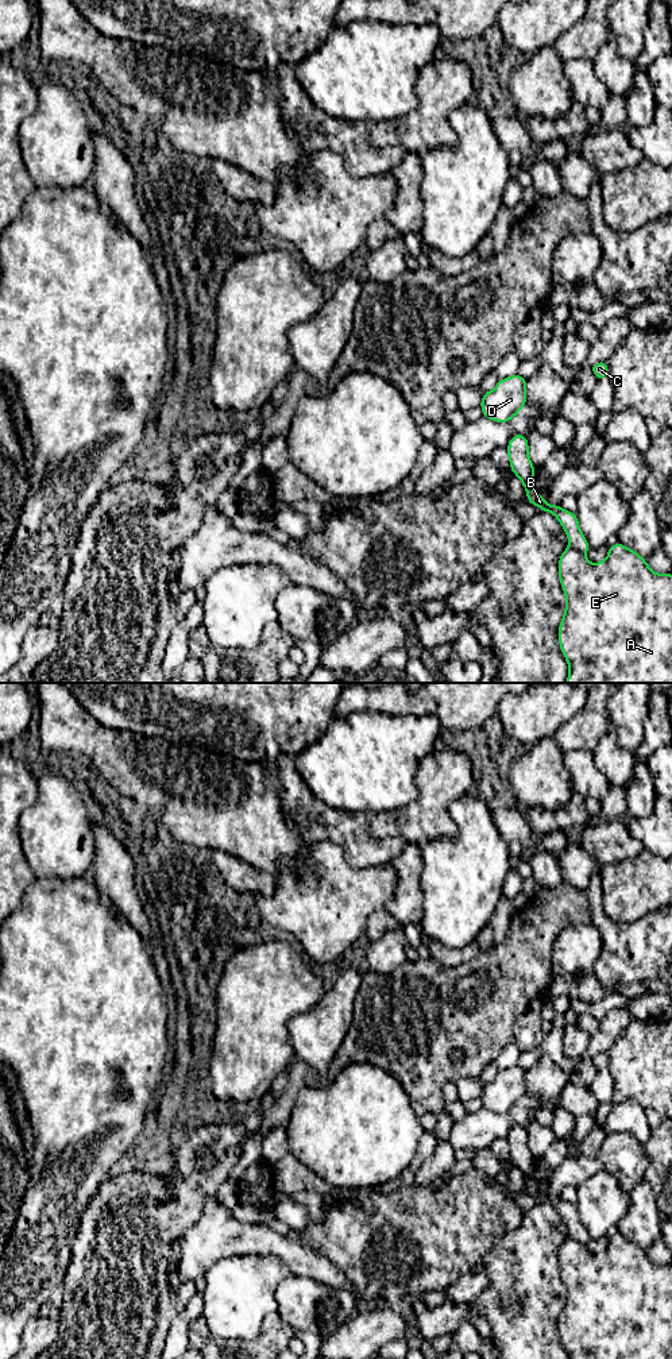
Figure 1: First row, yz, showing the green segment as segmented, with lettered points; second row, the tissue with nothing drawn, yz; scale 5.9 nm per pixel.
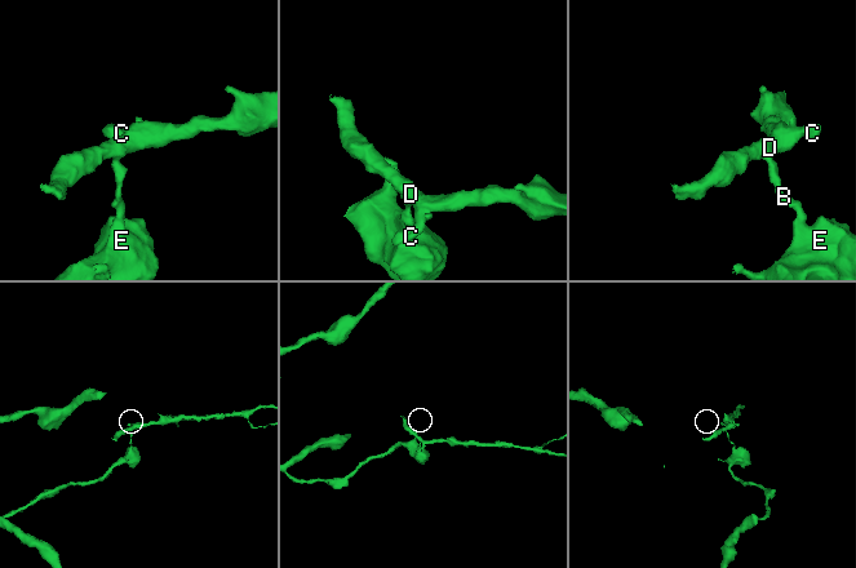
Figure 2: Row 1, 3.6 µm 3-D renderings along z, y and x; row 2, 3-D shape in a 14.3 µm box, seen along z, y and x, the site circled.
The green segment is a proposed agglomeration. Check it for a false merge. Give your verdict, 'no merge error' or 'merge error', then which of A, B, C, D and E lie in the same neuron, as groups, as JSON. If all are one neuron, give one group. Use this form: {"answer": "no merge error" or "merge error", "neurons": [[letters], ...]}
{"answer": "merge error", "neurons": [["A", "E"], ["B", "C", "D"]]}

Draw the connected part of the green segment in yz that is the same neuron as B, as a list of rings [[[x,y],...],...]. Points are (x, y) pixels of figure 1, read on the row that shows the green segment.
[[[514,435],[506,448],[510,459],[510,470],[520,478],[521,483],[524,484],[528,502],[537,505],[541,511],[552,513],[567,533],[569,547],[586,555],[590,545],[580,530],[576,513],[563,510],[559,505],[548,505],[544,498],[532,487],[536,467],[529,459],[526,435]]]

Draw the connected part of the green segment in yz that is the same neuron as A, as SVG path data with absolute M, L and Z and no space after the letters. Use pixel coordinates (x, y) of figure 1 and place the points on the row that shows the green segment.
M618 541L609 548L607 557L596 564L568 547L559 559L559 579L565 594L565 611L559 625L560 649L569 667L565 683L672 683L672 574L653 572L644 557Z

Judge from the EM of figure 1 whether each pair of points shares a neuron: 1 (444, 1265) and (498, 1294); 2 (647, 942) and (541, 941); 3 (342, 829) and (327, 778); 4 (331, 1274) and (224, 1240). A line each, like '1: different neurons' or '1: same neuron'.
1: different neurons
2: different neurons
3: different neurons
4: same neuron

